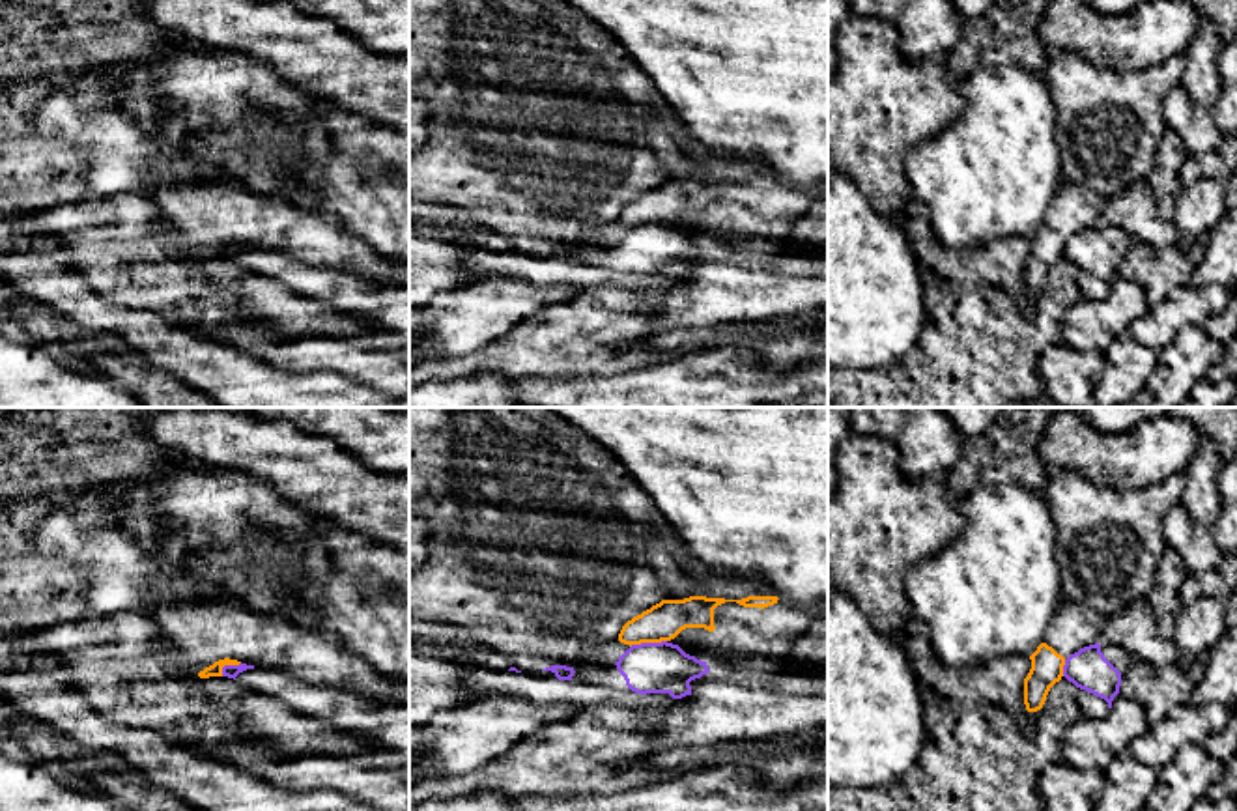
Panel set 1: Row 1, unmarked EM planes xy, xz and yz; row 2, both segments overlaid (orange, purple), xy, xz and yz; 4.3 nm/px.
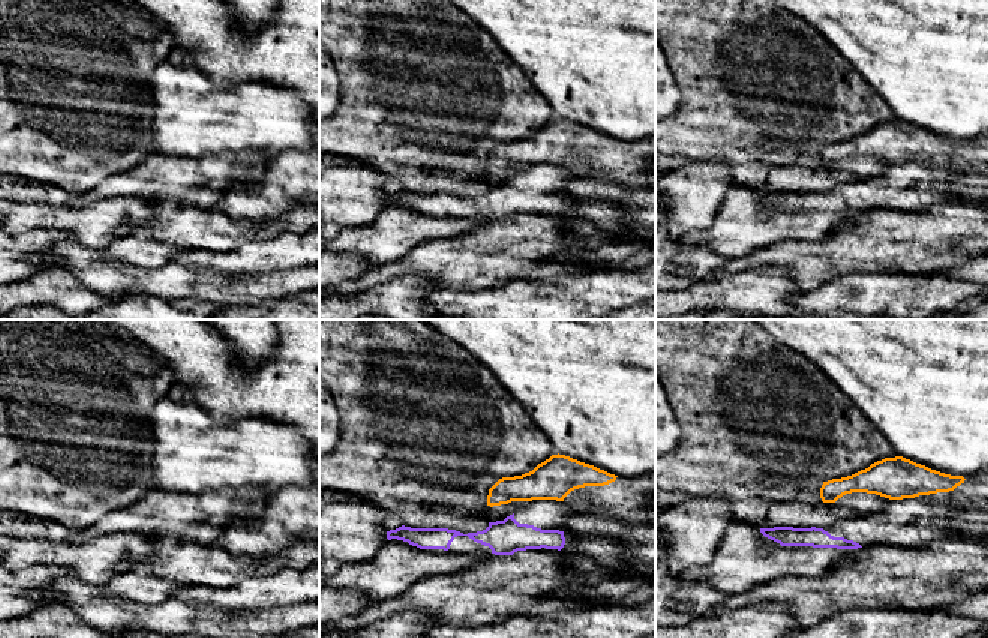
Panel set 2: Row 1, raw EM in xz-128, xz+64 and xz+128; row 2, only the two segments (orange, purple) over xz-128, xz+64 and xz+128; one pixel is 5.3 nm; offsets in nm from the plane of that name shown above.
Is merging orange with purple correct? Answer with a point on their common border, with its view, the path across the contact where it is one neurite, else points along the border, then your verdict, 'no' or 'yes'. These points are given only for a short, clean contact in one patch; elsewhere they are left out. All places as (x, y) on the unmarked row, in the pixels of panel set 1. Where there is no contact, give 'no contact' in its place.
xz (647, 223) | along xz (666, 221), (630, 228) | no

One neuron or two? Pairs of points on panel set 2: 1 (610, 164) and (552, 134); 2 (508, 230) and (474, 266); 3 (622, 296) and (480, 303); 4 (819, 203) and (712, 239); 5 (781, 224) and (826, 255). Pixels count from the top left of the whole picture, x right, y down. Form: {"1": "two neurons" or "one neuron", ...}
{"1": "one neuron", "2": "one neuron", "3": "one neuron", "4": "two neurons", "5": "two neurons"}

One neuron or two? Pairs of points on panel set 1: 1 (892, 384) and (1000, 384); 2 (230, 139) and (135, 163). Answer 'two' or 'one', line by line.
1: one
2: two

